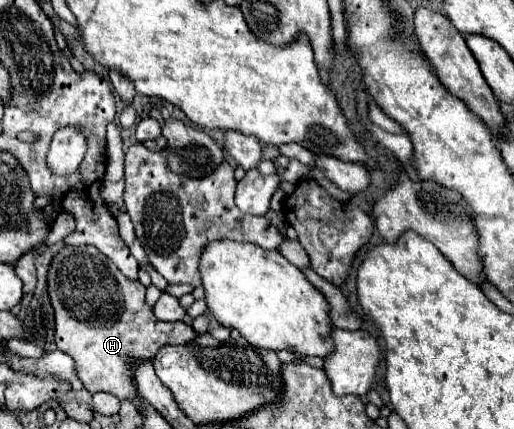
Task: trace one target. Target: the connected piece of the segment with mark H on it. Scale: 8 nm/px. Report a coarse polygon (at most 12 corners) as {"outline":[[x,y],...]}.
{"outline":[[94,246],[48,272],[56,344],[88,392],[132,400],[130,364],[196,340]]}

